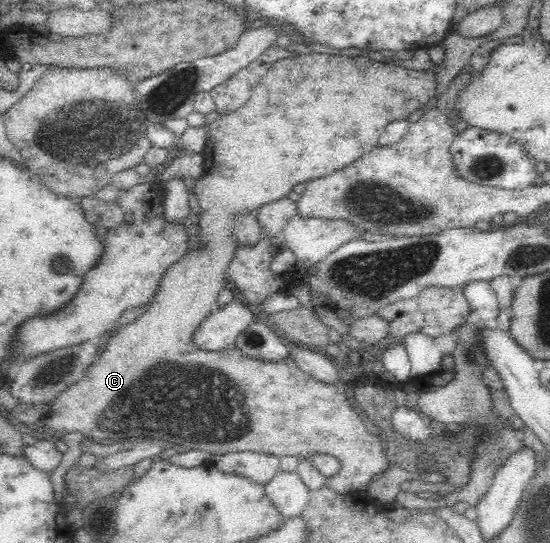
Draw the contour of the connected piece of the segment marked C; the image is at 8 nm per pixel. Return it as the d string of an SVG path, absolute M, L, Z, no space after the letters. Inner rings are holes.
M287 54L284 58L278 59L272 63L266 77L260 80L260 83L254 87L250 99L235 112L220 115L207 128L207 137L202 156L204 159L204 173L196 181L196 195L198 202L202 207L200 213L200 227L202 233L198 239L204 243L204 249L187 251L183 258L168 268L168 271L162 278L160 287L156 291L153 302L147 309L146 313L138 317L136 320L121 325L115 329L114 333L106 341L106 345L102 351L97 351L94 361L86 365L84 369L84 377L80 381L76 381L70 387L66 387L64 391L60 391L58 395L48 402L48 415L42 419L43 425L53 429L54 432L61 434L69 434L79 432L85 439L92 442L101 443L104 446L112 444L115 446L118 441L128 439L128 437L152 437L154 439L164 439L166 445L173 445L180 450L200 450L210 452L211 454L225 454L230 452L265 453L273 456L281 457L283 455L293 455L298 459L304 459L312 453L326 453L340 460L340 471L332 477L326 478L326 485L336 493L347 494L348 492L360 492L364 495L369 483L377 475L382 473L382 469L388 467L388 459L385 452L385 441L383 437L376 437L374 434L366 430L362 419L354 412L354 403L352 397L347 395L346 384L338 384L330 386L324 384L312 376L304 373L298 364L286 355L280 361L262 361L248 357L238 348L234 347L230 351L211 352L196 348L192 344L192 333L194 329L204 321L205 317L211 314L210 306L217 301L218 295L228 284L226 271L228 263L232 261L232 255L236 251L236 244L233 239L233 228L235 217L238 214L253 214L256 209L262 205L267 205L272 201L285 198L285 195L291 192L292 188L299 183L303 183L313 178L320 178L332 174L334 171L343 169L346 165L351 165L356 159L359 159L364 153L372 151L379 145L379 137L382 135L383 129L390 123L398 119L407 118L419 107L423 107L436 93L436 76L435 71L418 71L410 70L404 67L395 66L392 63L378 64L377 61L370 60L366 56L340 56L332 54Z

